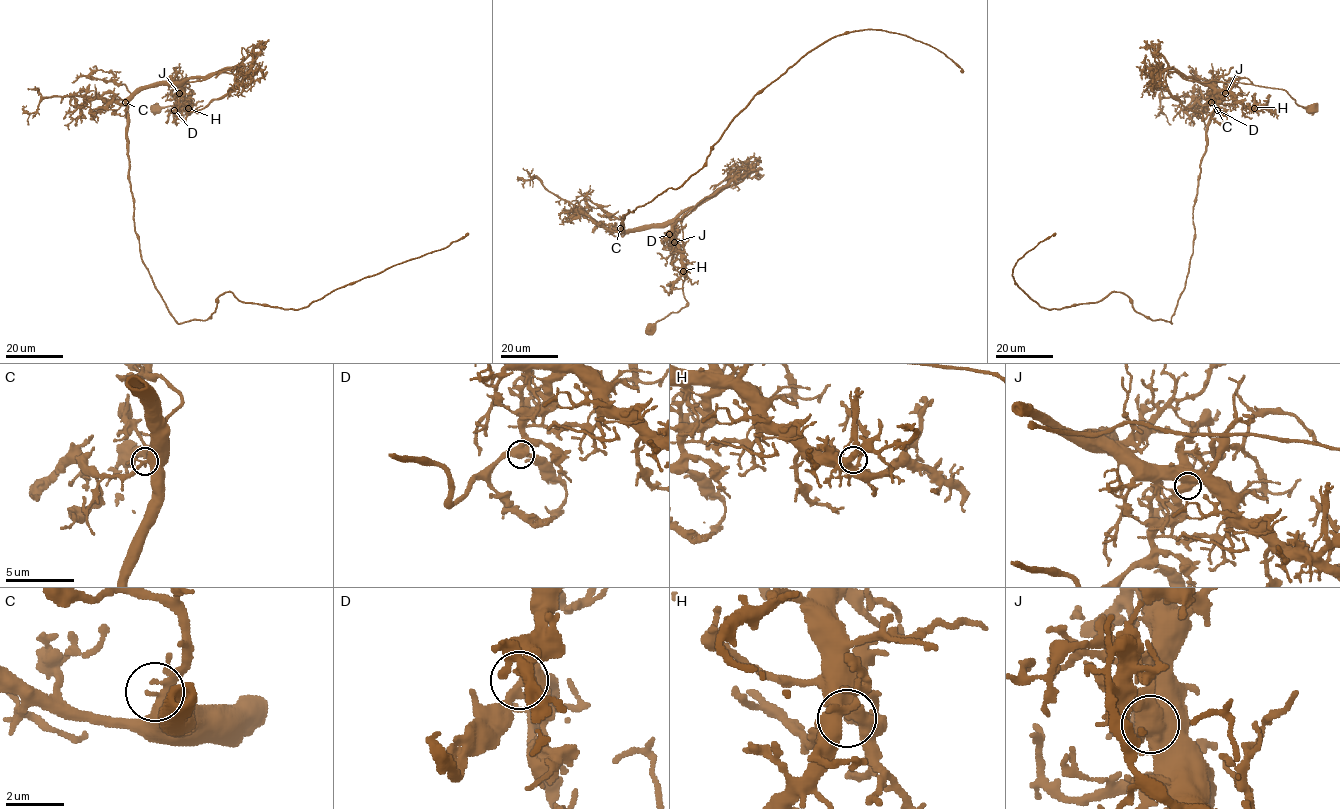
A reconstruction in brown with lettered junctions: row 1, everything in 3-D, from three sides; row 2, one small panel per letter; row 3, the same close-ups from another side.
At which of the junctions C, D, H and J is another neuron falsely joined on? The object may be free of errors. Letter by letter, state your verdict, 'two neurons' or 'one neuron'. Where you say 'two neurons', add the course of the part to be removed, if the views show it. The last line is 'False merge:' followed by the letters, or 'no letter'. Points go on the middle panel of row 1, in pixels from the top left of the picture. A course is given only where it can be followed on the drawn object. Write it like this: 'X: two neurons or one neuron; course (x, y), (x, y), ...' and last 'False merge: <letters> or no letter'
C: one neuron
D: one neuron
H: one neuron
J: two neurons; course (674, 242), (671, 228), (678, 220), (730, 183), (716, 189), (681, 222), (687, 304), (645, 333)
False merge: J

